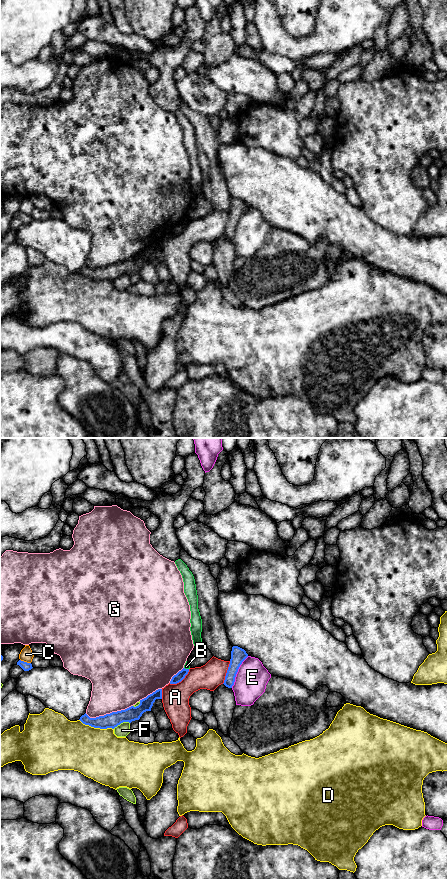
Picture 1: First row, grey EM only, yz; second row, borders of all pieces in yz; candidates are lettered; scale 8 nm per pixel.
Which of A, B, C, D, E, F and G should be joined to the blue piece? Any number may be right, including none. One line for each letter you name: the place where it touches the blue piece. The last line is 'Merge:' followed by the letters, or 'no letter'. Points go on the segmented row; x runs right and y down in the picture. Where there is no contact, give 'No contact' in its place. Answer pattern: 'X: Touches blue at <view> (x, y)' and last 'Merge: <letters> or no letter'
Merge: no letter

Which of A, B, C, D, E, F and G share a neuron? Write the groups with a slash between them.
A / B / C / D / E / F / G

